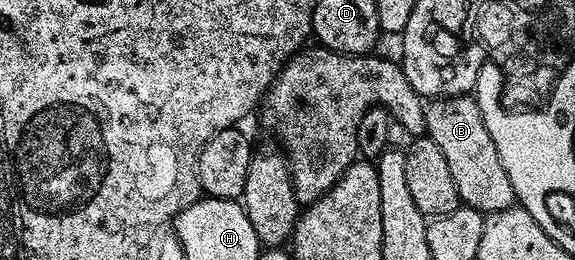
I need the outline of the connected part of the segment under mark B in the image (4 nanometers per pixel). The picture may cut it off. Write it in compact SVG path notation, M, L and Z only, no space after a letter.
M473 96L443 97L434 99L425 106L425 136L431 137L444 151L444 160L448 162L448 171L452 171L452 179L456 183L459 198L469 208L477 209L483 215L499 213L501 209L509 209L515 204L514 188L508 179L508 171L504 171L504 163L500 163L500 155L496 151L496 143L492 143L492 135L488 135L488 127L484 127L484 115L480 115L480 107Z

